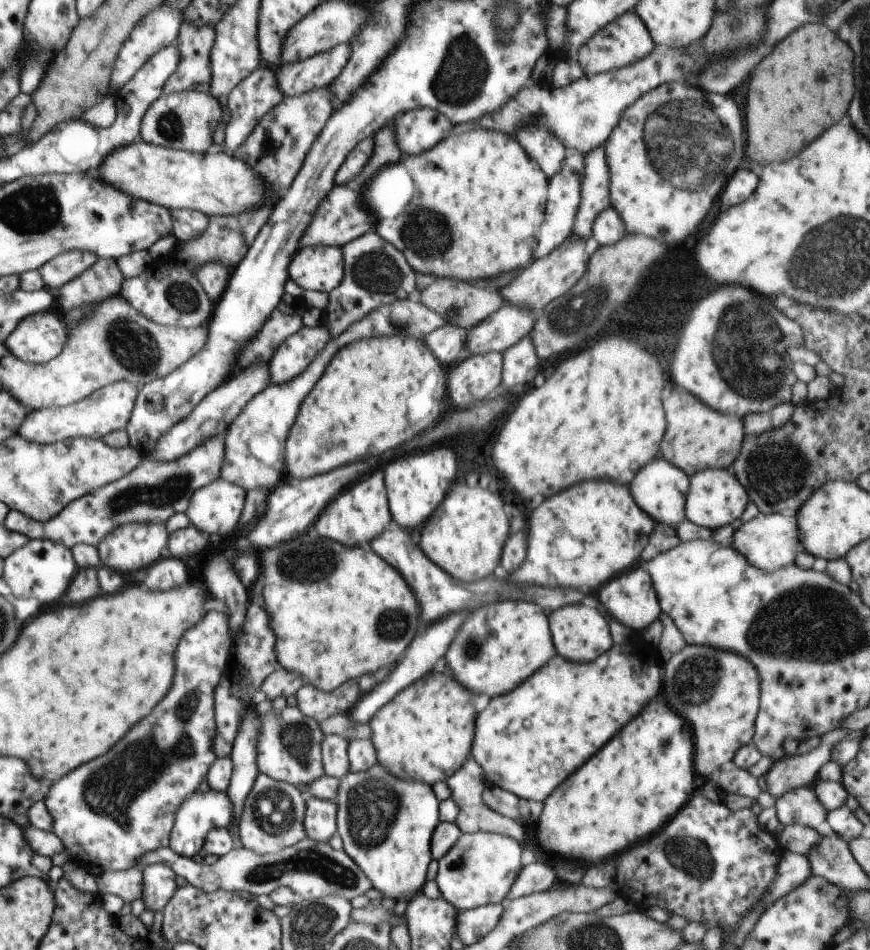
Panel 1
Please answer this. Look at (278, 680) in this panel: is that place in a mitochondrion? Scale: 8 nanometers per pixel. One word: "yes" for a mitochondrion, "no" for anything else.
no

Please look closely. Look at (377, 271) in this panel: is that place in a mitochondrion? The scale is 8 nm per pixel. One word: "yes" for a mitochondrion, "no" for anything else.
yes

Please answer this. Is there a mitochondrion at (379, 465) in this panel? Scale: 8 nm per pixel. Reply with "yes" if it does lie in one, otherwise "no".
no

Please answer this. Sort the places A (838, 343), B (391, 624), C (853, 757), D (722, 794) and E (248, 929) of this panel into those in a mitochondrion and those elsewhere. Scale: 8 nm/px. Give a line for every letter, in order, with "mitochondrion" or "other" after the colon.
A: other
B: mitochondrion
C: other
D: other
E: other

